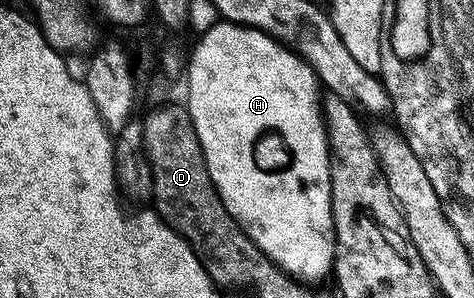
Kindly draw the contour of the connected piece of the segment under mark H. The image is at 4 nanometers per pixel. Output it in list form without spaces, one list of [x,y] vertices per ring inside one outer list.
[[[226,20],[201,34],[194,45],[194,54],[188,57],[188,68],[185,70],[184,86],[186,98],[184,104],[190,111],[190,118],[196,127],[196,135],[200,139],[200,147],[204,151],[204,159],[208,167],[208,175],[212,175],[212,183],[220,195],[226,210],[241,229],[264,251],[264,255],[273,261],[278,268],[289,273],[291,277],[303,282],[318,281],[329,274],[334,267],[334,216],[330,210],[330,147],[326,144],[326,122],[324,120],[324,101],[320,96],[320,82],[313,68],[293,48],[270,36],[260,29],[251,29],[246,25],[235,25]]]

